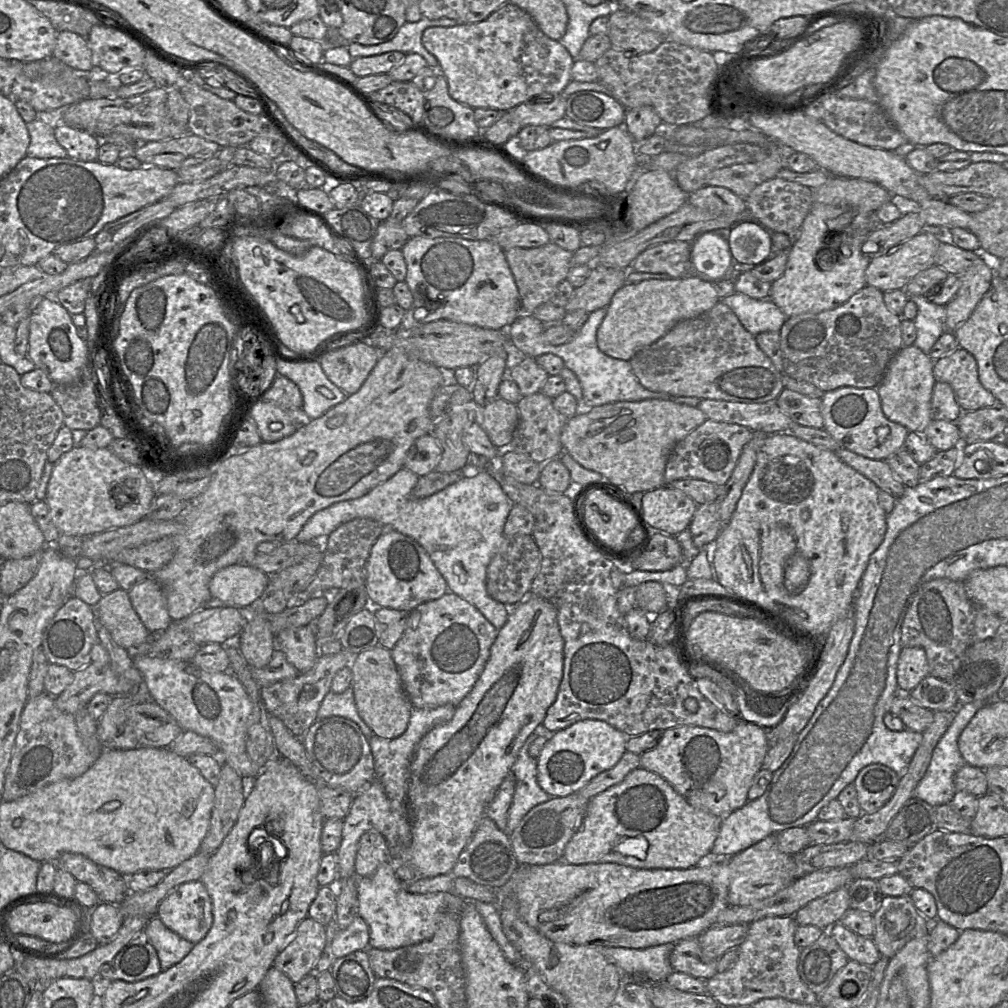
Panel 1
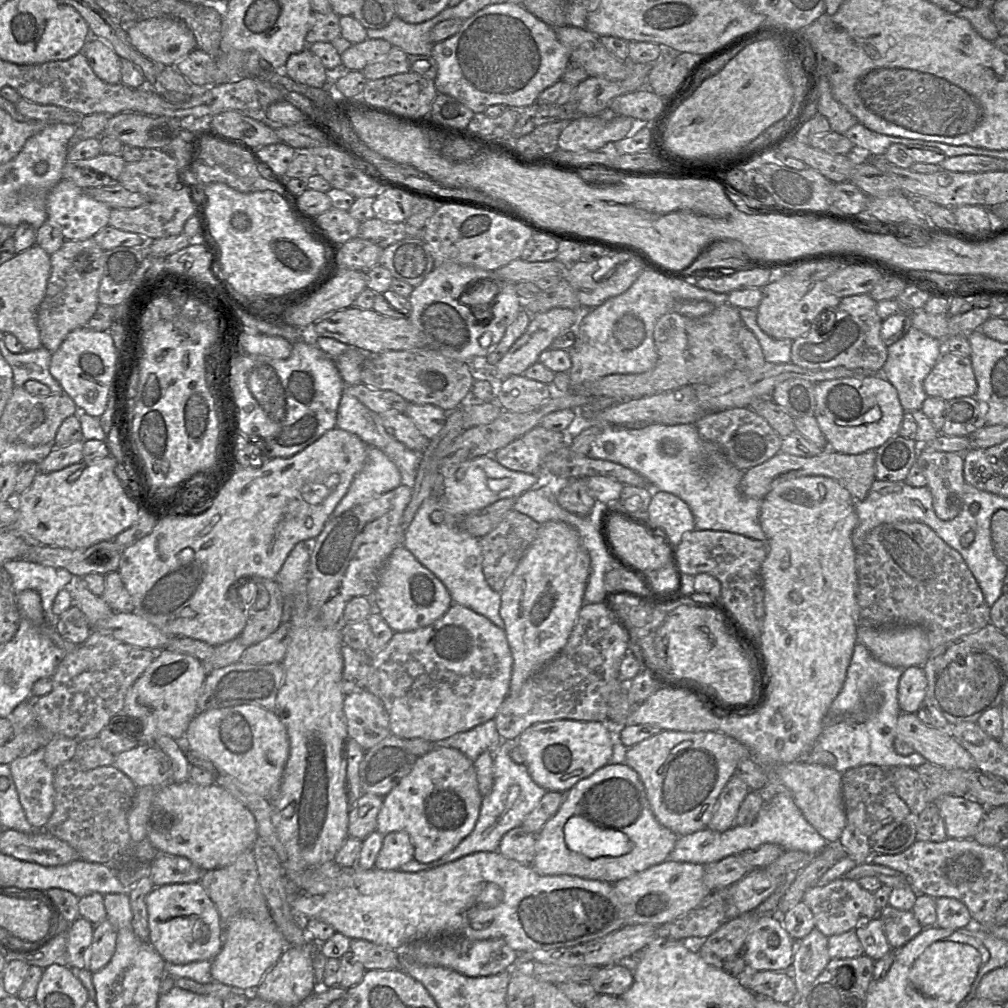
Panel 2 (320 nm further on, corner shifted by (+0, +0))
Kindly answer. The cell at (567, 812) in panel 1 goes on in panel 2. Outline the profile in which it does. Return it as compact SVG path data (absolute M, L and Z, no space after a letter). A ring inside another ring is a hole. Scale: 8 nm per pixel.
M519 826L502 837L498 852L508 859L531 865L535 856L536 840L537 834Z

